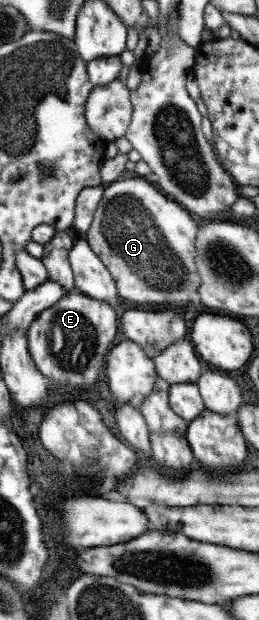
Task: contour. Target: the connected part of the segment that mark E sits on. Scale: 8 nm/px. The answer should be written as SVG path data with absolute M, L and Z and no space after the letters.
M77 291L66 293L56 303L43 308L26 328L27 349L34 366L58 388L92 384L103 370L106 353L116 336L117 317L106 301Z

